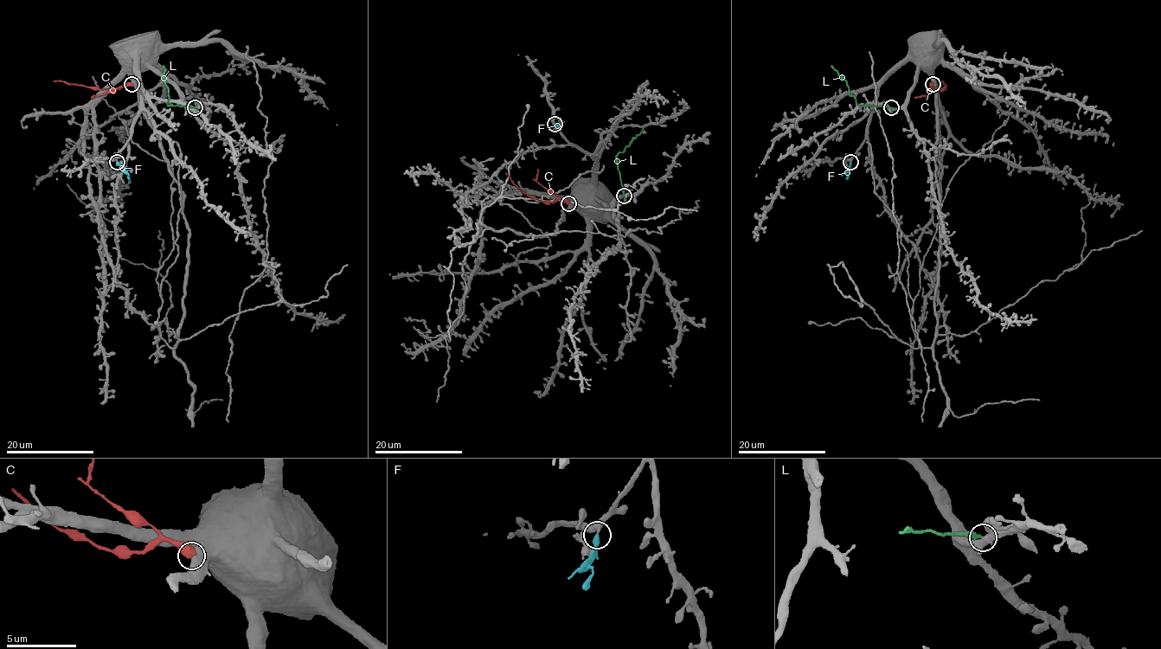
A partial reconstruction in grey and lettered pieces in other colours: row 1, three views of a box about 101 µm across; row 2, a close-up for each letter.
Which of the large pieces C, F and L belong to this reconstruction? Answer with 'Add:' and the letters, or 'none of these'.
Add: none of these

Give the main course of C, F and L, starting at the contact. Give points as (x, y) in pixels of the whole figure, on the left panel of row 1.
C: (132, 84), (118, 88), (93, 88), (54, 80)
F: (117, 162), (128, 174), (128, 179)
L: (195, 107), (167, 105), (163, 66)

